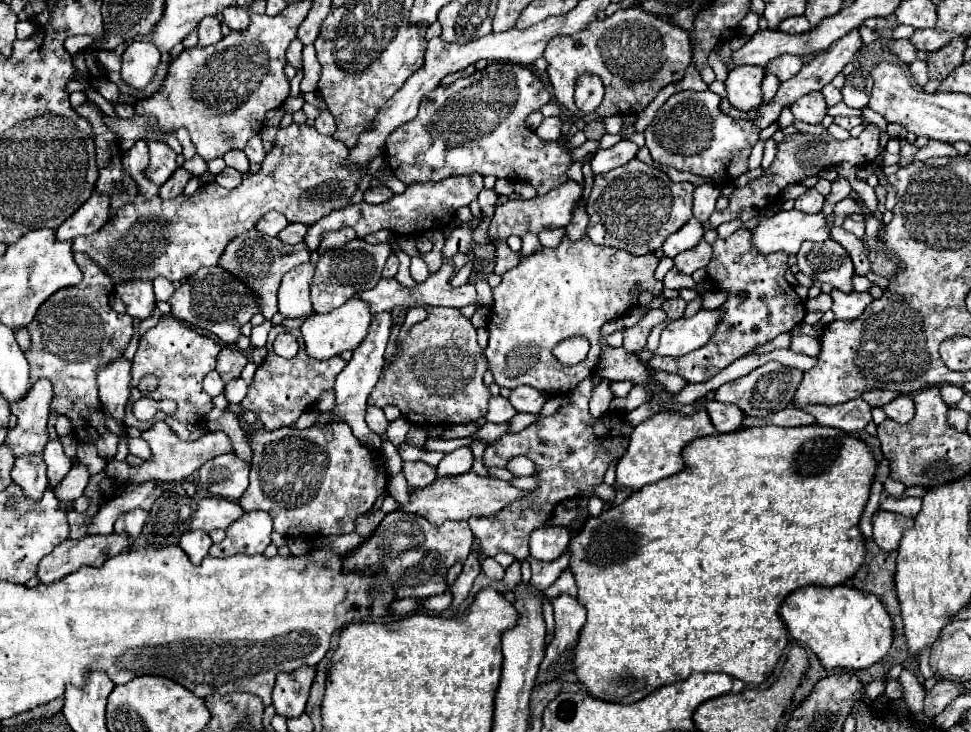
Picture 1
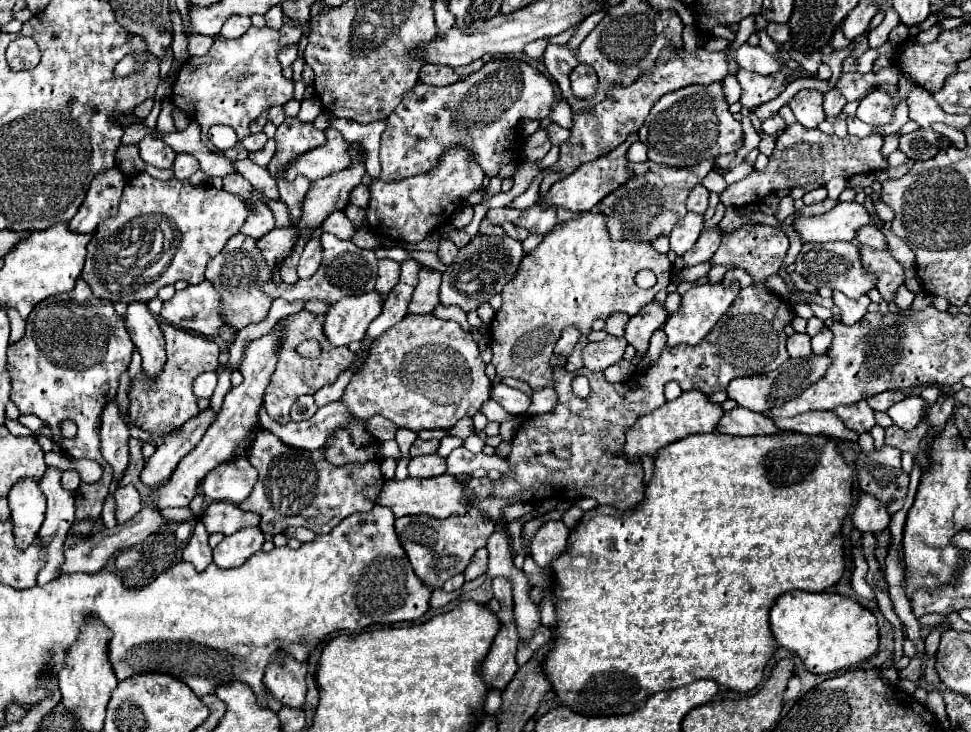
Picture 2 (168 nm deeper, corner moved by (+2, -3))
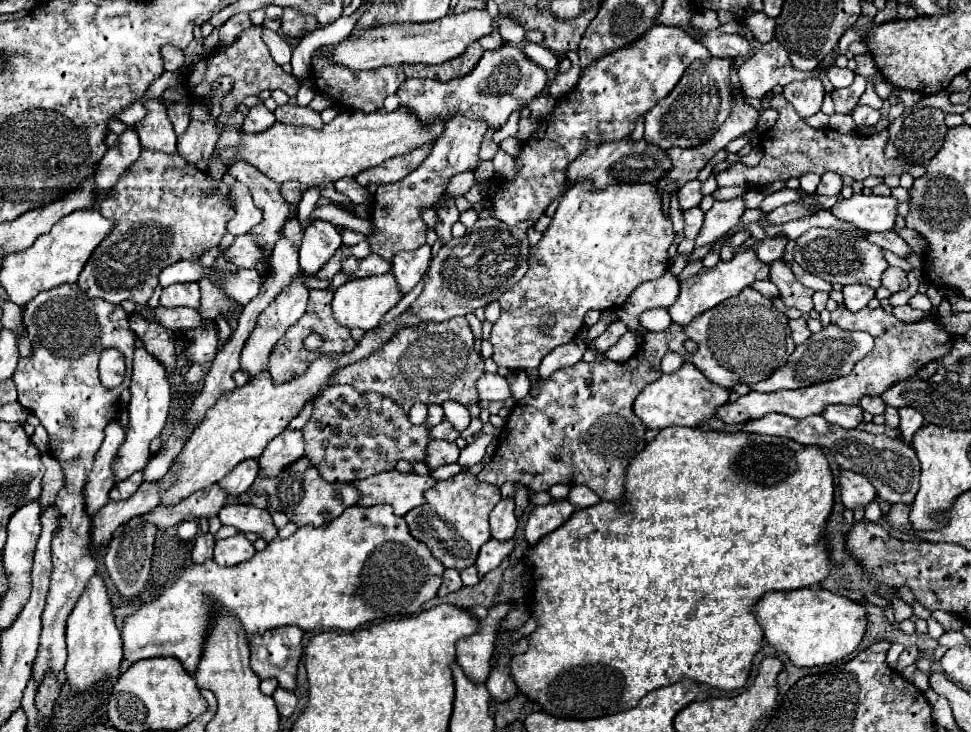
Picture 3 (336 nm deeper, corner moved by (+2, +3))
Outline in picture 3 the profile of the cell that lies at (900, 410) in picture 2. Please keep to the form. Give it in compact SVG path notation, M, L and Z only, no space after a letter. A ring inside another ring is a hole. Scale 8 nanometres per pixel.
M902 407L898 409L900 413L900 431L902 431L902 441L906 445L911 445L914 433L924 425L924 417L920 415L920 411L916 411L914 407Z

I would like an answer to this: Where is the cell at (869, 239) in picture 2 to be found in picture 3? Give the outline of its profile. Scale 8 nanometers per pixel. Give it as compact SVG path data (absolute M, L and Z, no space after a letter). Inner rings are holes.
M884 231L884 233L868 233L868 241L872 241L874 245L882 247L882 249L888 249L900 257L908 257L912 251L910 247L906 245L906 241L896 235L894 231Z

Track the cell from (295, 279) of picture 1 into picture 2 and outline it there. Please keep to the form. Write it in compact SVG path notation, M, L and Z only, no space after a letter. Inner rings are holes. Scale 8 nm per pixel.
M312 237L298 261L298 277L299 279L308 279L310 275L316 273L316 267L320 267L320 259L322 259L322 243L320 237Z

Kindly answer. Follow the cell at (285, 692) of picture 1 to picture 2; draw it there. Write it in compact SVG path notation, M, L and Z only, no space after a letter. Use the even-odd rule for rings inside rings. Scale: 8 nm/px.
M280 651L274 655L264 673L264 685L274 697L288 707L302 707L306 697L306 663L296 661L292 655Z

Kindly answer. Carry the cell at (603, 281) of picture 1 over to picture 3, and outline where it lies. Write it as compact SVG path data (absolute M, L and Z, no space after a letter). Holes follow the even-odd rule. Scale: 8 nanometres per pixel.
M650 183L610 185L604 191L592 191L588 185L572 185L564 193L552 223L542 233L538 245L530 247L528 271L524 279L520 279L498 299L502 313L490 333L490 343L494 345L494 363L510 371L536 369L546 353L558 345L570 343L576 337L588 309L616 309L640 283L660 279L670 267L668 247L672 239L672 221L664 217L662 201L656 197L656 193L652 193Z

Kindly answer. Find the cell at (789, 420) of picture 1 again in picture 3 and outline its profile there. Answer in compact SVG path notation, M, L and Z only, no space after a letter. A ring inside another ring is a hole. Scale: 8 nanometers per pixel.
M828 405L822 411L822 417L826 417L828 423L838 425L842 429L854 429L860 425L862 411L854 405Z

